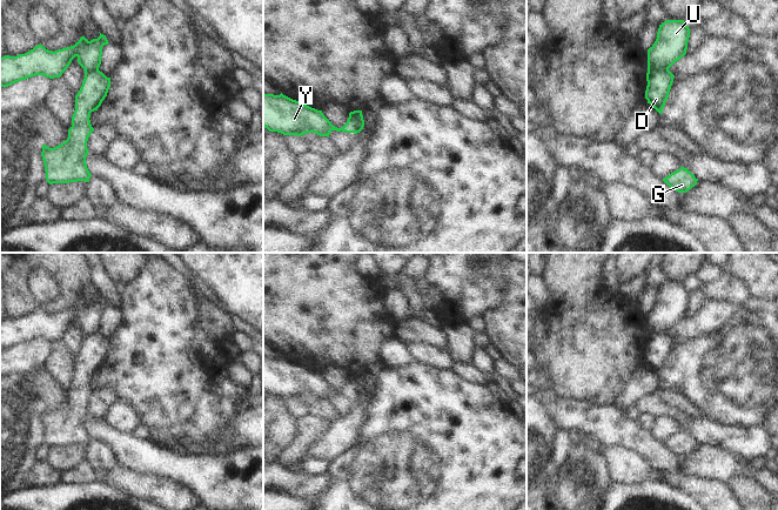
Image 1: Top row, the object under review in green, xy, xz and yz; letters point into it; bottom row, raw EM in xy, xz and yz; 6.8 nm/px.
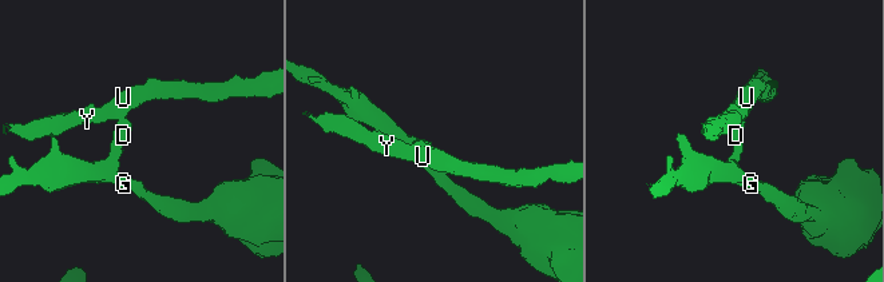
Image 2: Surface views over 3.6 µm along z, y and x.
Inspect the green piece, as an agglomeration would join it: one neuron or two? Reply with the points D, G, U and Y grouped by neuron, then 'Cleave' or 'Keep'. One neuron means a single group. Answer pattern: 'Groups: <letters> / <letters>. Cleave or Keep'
Groups: D G / U Y. Cleave.

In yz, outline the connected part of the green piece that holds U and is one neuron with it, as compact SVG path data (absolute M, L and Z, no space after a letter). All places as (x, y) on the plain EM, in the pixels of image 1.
M666 283L659 288L657 302L648 313L648 334L669 334L686 317L690 291L684 283Z

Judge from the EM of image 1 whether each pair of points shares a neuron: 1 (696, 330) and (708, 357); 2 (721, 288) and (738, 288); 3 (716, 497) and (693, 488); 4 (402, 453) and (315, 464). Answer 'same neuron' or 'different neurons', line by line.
1: different neurons
2: same neuron
3: same neuron
4: different neurons

